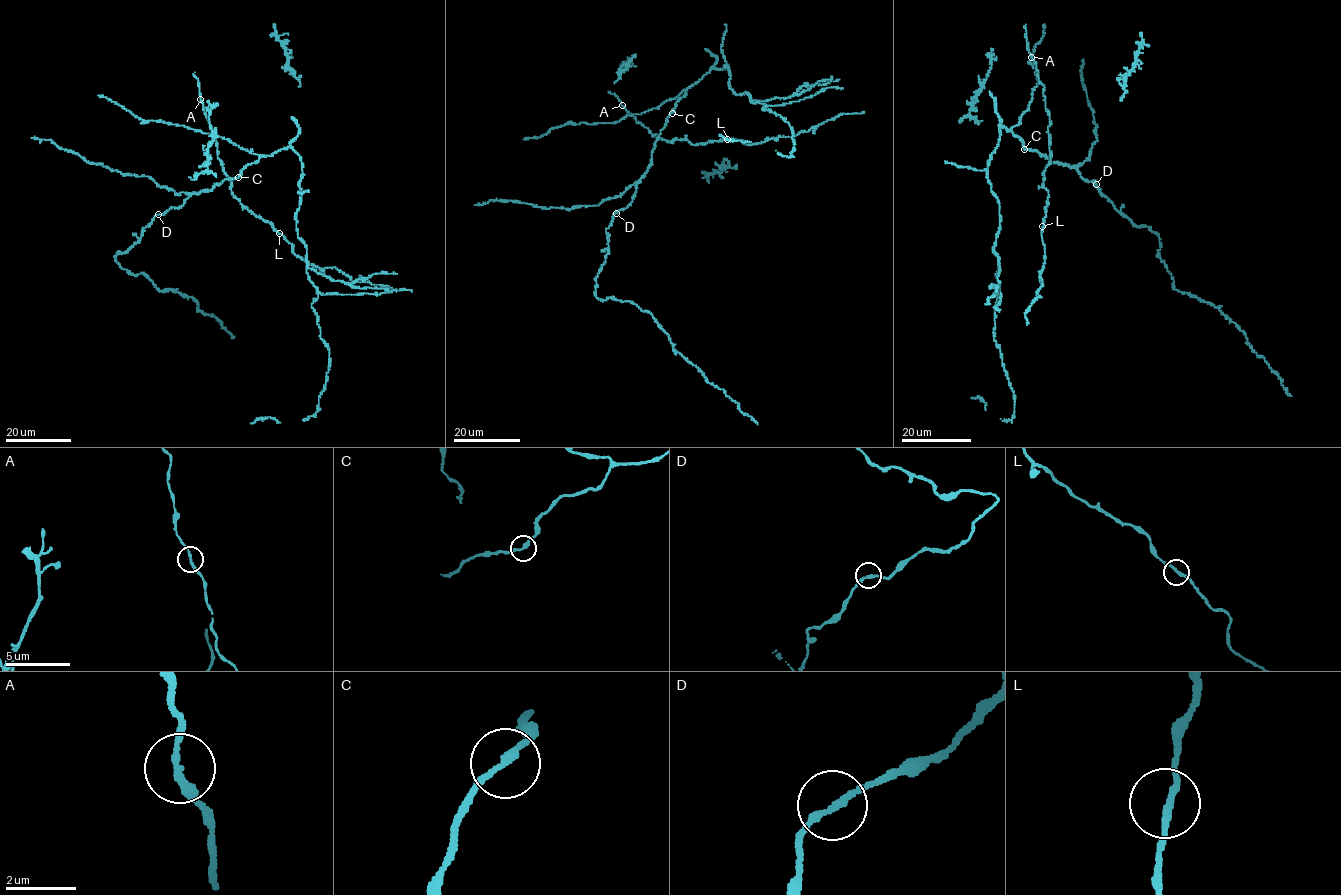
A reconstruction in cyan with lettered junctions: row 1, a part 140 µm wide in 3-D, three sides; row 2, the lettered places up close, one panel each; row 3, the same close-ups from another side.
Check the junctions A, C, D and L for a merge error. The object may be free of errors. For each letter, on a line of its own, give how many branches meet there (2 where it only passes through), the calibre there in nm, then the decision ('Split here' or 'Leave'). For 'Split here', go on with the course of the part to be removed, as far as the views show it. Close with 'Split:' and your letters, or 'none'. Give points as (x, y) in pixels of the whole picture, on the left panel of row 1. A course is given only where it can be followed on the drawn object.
A: Branches: 2. Thickness 190 nm. Leave
C: Branches: 2. Thickness 190 nm. Leave
D: Branches: 2. Thickness 200 nm. Leave
L: Branches: 2. Thickness 200 nm. Leave
Split: none

